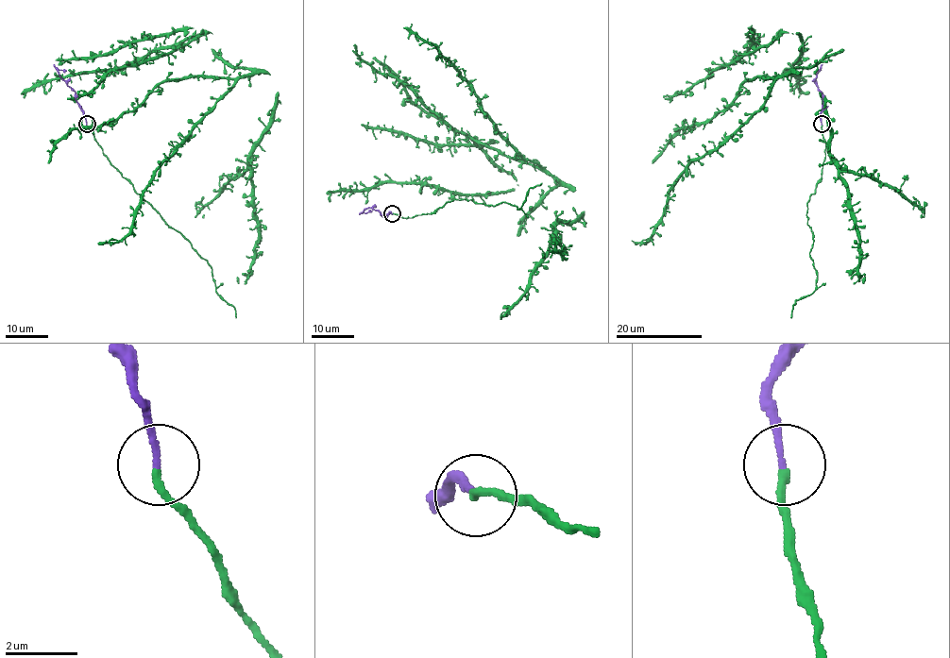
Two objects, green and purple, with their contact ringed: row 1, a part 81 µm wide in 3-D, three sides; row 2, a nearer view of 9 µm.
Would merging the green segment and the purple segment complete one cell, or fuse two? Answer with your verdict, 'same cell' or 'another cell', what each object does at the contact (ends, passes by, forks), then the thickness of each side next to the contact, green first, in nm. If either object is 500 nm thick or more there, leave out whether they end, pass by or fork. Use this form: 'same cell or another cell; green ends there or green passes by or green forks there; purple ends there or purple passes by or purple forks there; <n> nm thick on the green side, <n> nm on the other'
same cell; green ends there; purple ends there; 220 nm thick on the green side, 170 nm on the other

